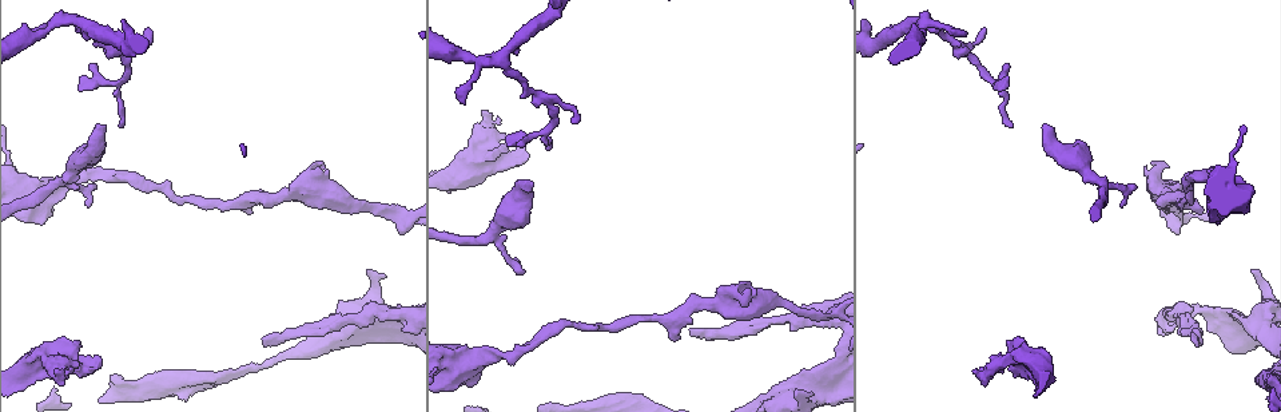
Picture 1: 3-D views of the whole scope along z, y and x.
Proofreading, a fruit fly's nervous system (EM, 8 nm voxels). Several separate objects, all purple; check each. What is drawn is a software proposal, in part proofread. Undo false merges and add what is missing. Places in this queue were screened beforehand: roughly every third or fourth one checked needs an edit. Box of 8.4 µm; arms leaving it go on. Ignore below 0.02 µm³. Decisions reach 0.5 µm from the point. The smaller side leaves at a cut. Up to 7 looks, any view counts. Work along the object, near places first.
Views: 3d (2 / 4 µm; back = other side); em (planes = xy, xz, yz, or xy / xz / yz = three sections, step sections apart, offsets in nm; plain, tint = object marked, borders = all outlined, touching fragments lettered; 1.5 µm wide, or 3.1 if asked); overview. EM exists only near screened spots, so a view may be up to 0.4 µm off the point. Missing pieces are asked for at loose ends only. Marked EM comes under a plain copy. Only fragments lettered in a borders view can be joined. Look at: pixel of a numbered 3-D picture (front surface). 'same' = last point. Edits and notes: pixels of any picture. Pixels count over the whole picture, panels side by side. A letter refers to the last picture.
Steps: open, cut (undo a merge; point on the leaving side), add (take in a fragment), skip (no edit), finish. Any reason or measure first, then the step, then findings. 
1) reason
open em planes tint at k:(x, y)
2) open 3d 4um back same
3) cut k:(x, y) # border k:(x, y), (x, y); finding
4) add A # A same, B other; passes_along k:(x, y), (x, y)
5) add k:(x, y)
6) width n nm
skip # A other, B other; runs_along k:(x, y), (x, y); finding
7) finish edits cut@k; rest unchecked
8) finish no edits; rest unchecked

long arm stops here
open 3d 2um at 1:(262, 341)

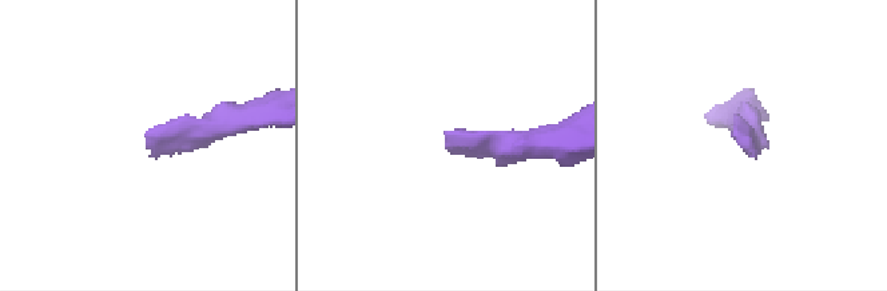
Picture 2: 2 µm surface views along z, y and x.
now the EM
open em 3.1um xy step 16 tint at 2:(756, 145)

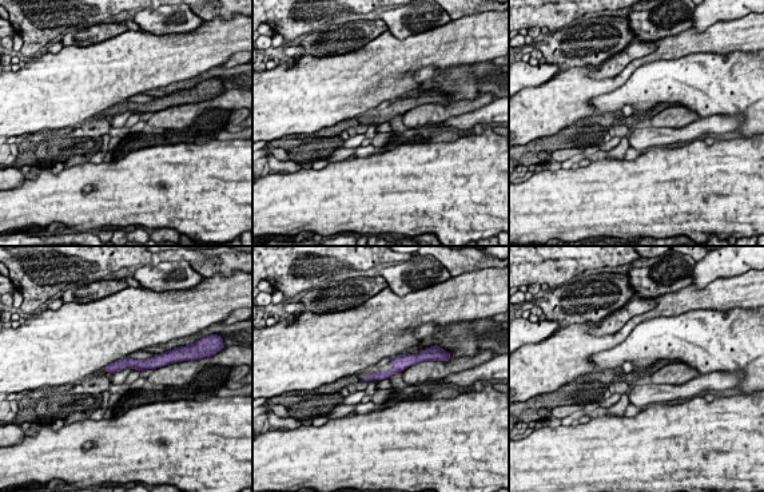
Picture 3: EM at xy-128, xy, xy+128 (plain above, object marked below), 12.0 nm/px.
cut it another way
open em 3.1um planes borders same

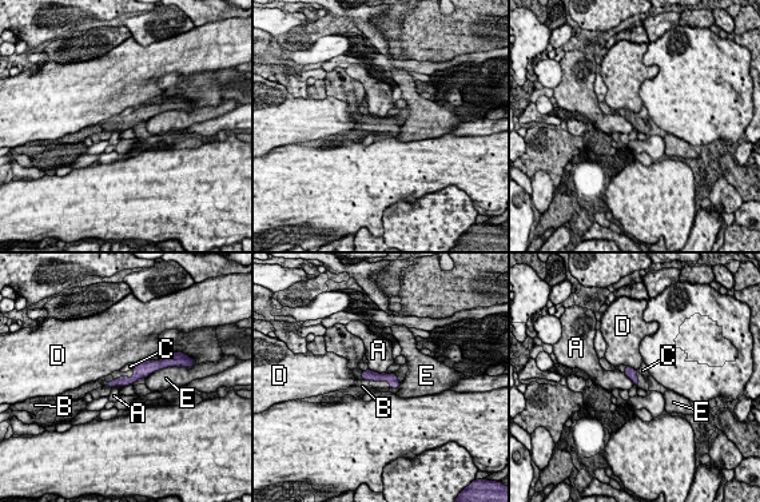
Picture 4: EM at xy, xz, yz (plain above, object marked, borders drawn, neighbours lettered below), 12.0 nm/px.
add B # A other, B same, C other, D other, E other; it goes on there

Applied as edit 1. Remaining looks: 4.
redraw
open overview

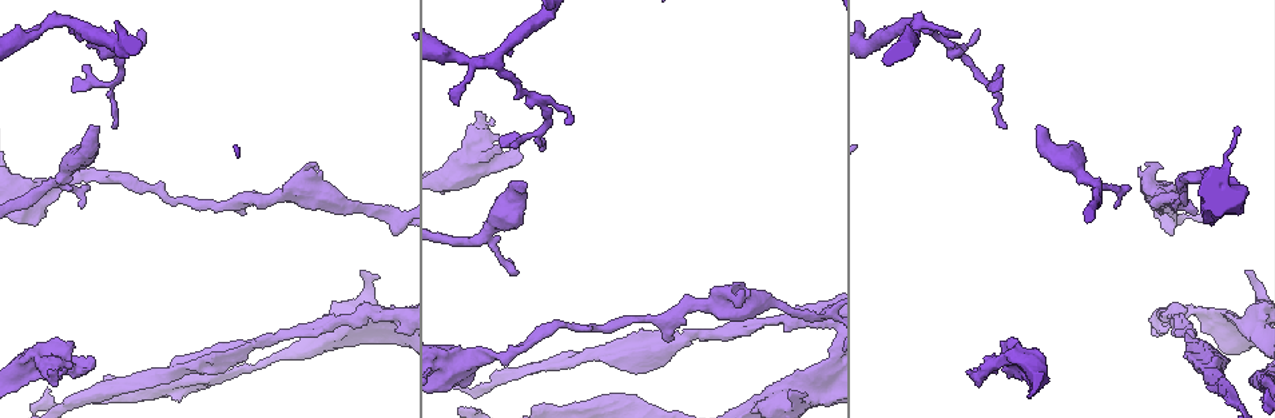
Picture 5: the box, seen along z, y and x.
calibre changes
open 3d 2um back at 5:(659, 322)

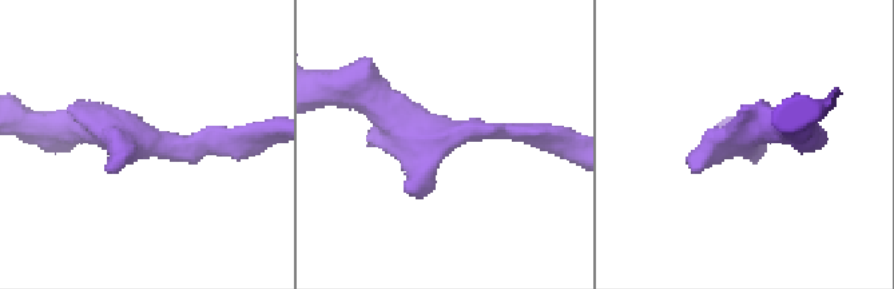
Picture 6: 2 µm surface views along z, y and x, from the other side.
open em xz step 8 borders at 6:(452, 139)

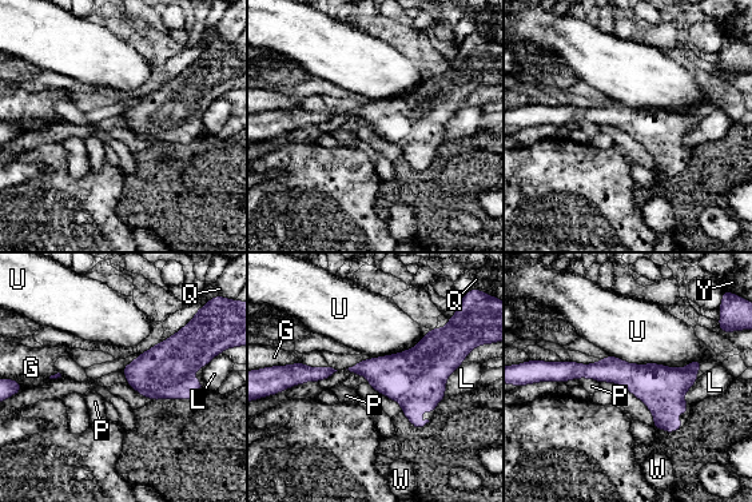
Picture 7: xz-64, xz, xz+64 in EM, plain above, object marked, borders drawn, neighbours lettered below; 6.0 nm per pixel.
cut it another way
open em planes borders same

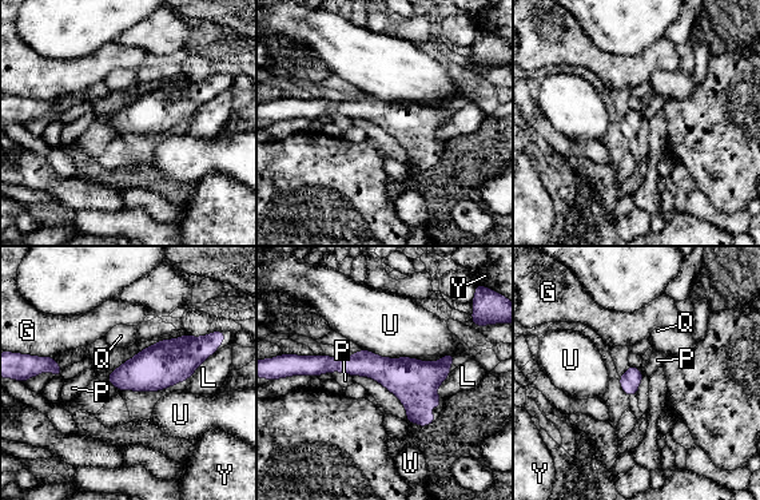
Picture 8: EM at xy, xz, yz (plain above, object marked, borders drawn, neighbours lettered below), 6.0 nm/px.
longest_contact U 550 nm
skip # G other, L other, P other, Q other, U other, W other, Y other; runs_along 8:(449, 358), (436, 372), (306, 368); continuous, no second neuron

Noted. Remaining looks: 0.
finish edits add@4; rest unchecked

